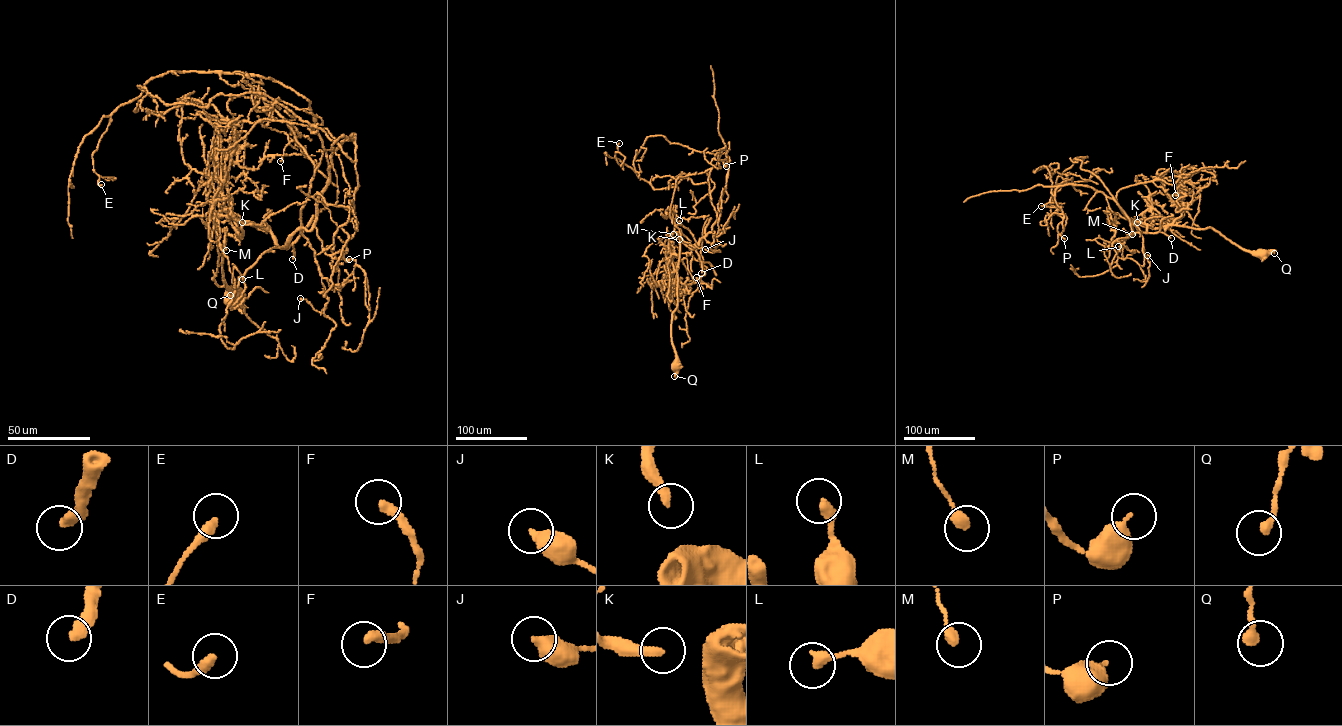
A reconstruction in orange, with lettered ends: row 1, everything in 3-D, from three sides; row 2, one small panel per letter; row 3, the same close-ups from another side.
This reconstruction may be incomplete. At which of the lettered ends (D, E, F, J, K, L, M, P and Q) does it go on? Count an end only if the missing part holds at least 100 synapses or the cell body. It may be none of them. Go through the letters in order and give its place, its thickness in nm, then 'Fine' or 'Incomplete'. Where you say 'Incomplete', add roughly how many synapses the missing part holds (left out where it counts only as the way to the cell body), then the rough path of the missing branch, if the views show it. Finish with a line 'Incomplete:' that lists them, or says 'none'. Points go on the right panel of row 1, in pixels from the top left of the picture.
D: Place: (1171, 238). Thickness 360 nm. Incomplete. Roughly 180 synapses. Course of what is missing: (1171, 238), (1187, 247), (1189, 241), (1217, 228), (1221, 220), (1217, 207), (1223, 201), (1224, 192), (1251, 180)
E: Place: (1041, 206). Thickness 320 nm. Fine
F: Place: (1175, 195). Thickness 320 nm. Fine
J: Place: (1147, 255). Thickness 500 nm. Fine
K: Place: (1137, 222). Thickness 320 nm. Fine
L: Place: (1118, 246). Thickness 340 nm. Fine
M: Place: (1132, 234). Thickness 320 nm. Fine
P: Place: (1064, 238). Thickness 400 nm. Fine
Q: Place: (1274, 253). Thickness 300 nm. Fine
Incomplete: D

